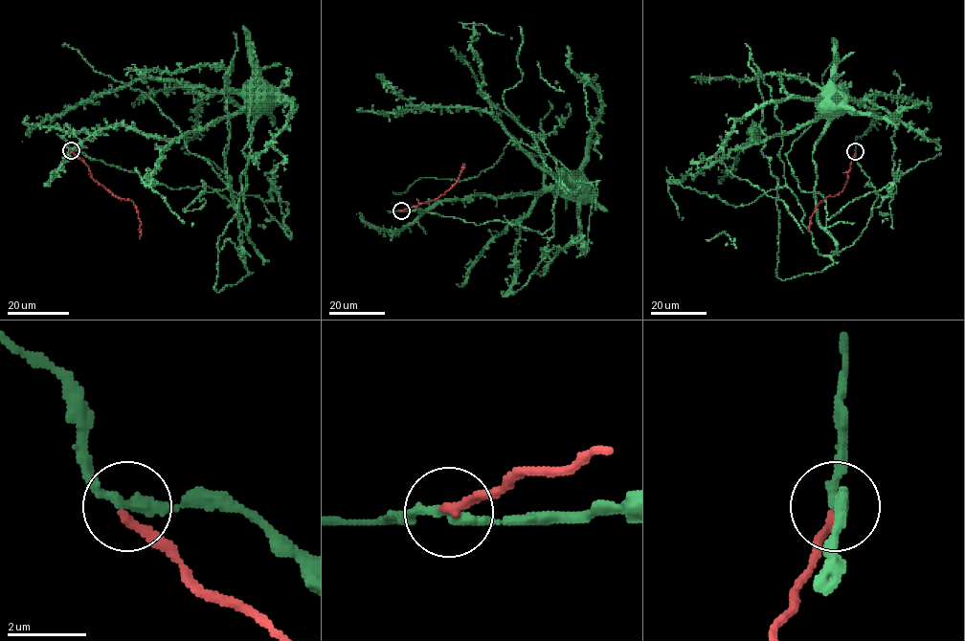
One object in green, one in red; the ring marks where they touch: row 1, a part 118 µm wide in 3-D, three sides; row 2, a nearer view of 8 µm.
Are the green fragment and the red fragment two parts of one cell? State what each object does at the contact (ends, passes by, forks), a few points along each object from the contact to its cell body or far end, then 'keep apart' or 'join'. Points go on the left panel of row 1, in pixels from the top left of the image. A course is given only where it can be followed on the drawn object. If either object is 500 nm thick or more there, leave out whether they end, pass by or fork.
green passes by; red ends there; green runs (71, 150), (169, 187), (209, 186), (239, 211), (225, 176), (224, 106), (267, 112), (259, 96); red runs (71, 151), (86, 165), (91, 177), (121, 199), (134, 203), (141, 223), (139, 238); keep apart

